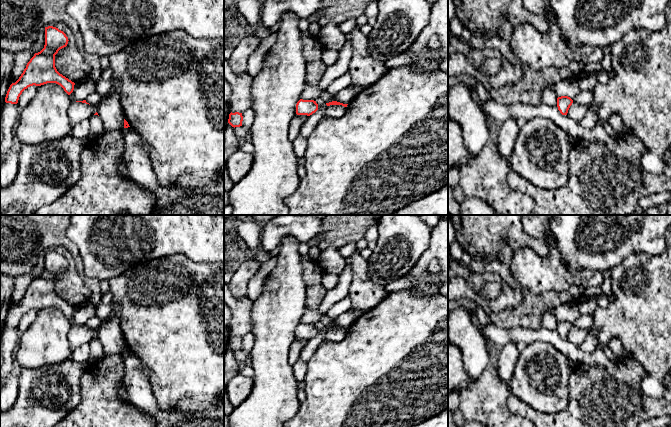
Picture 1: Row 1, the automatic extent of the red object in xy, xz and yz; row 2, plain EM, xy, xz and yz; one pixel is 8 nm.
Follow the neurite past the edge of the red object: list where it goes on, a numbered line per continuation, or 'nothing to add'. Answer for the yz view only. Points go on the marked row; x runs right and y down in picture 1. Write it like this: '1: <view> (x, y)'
nothing to add

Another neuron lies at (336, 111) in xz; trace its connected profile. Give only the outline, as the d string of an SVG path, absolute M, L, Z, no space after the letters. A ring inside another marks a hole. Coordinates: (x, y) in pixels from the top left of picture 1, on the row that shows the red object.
M330 105L325 111L325 117L333 117L333 118L341 118L345 112L347 107L342 105Z

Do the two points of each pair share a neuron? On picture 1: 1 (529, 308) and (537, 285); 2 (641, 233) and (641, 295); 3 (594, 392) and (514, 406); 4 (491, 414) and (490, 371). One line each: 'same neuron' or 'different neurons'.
1: different neurons
2: different neurons
3: same neuron
4: same neuron

